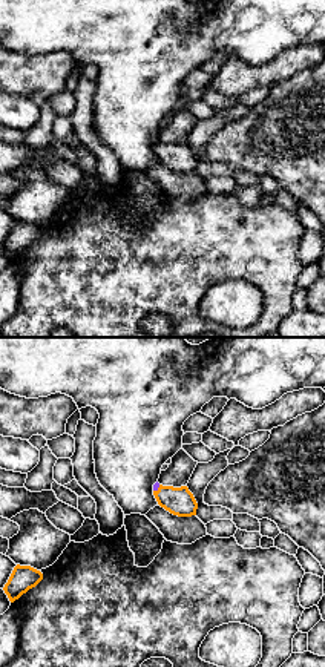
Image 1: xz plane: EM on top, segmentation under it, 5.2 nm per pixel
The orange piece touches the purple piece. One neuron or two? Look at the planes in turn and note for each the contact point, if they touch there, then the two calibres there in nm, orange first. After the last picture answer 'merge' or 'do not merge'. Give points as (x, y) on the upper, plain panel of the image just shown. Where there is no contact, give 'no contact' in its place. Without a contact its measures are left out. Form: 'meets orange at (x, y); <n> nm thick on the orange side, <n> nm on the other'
meets orange at (158, 144); 150 nm thick on the orange side, 30 nm on the other

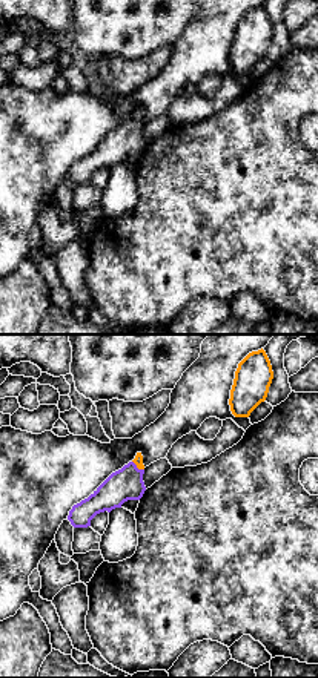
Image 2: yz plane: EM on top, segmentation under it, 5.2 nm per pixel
meets orange at (137, 123); 50 nm thick on the orange side, 170 nm on the other

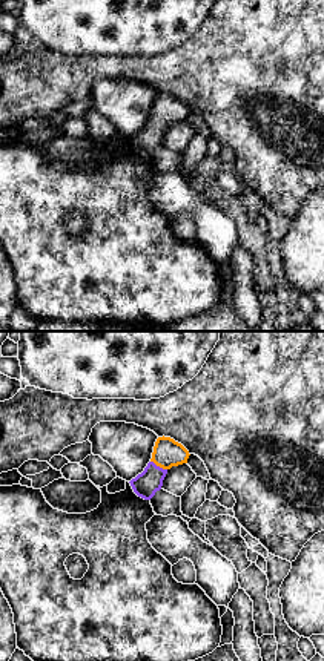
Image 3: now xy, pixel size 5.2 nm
meets orange at (158, 121); 150 nm thick on the orange side, 140 nm on the other

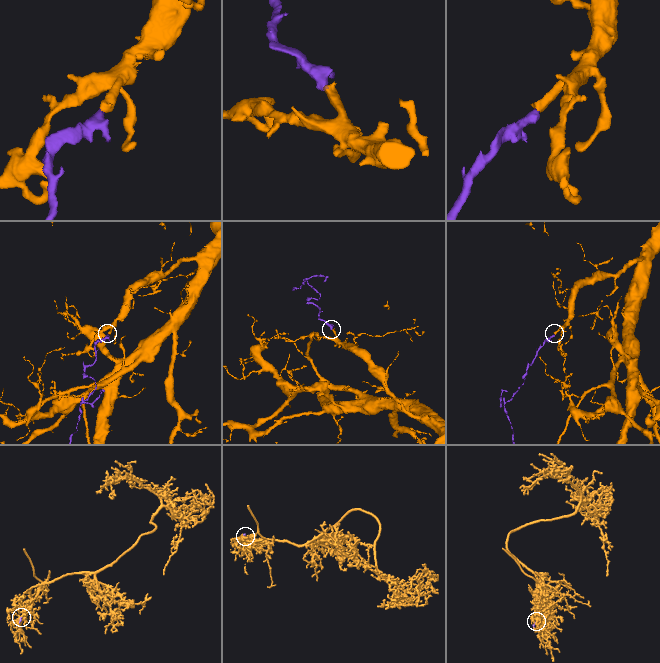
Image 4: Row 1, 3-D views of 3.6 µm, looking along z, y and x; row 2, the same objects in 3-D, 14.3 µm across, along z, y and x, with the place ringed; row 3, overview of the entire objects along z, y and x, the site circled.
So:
merge

